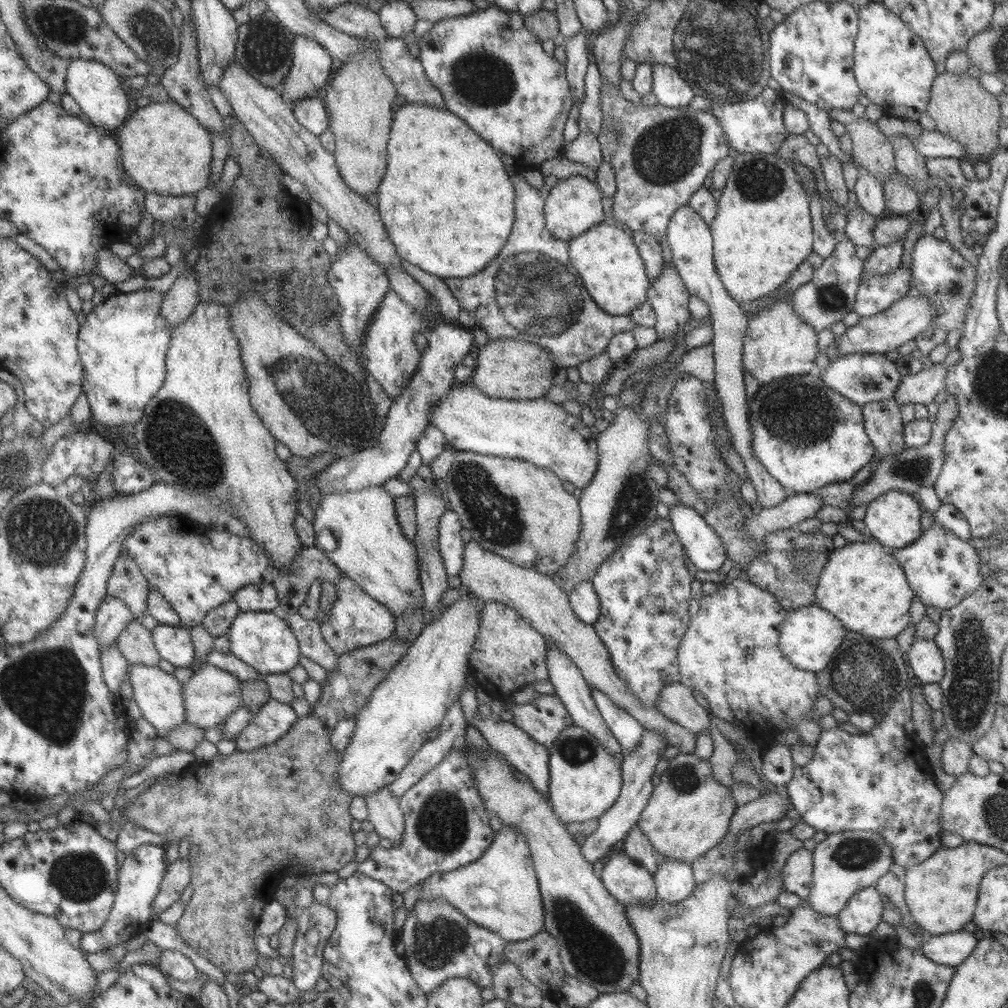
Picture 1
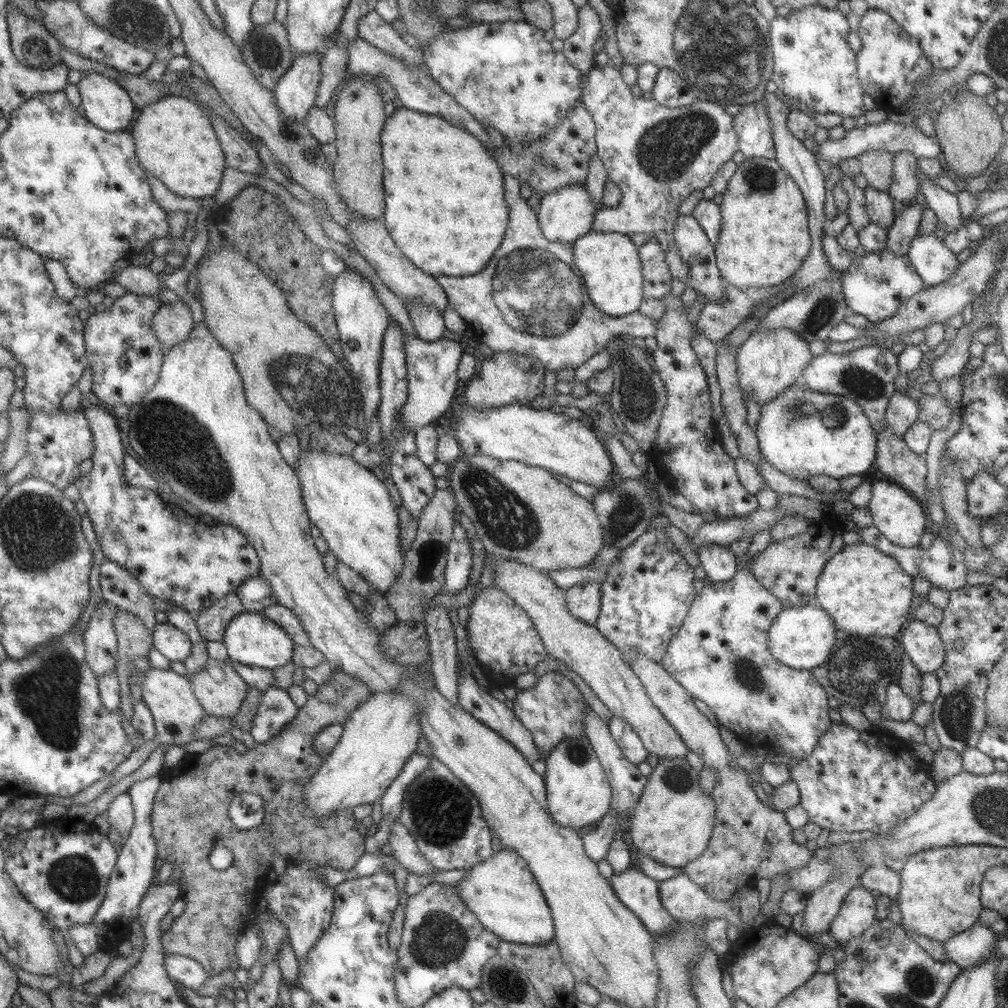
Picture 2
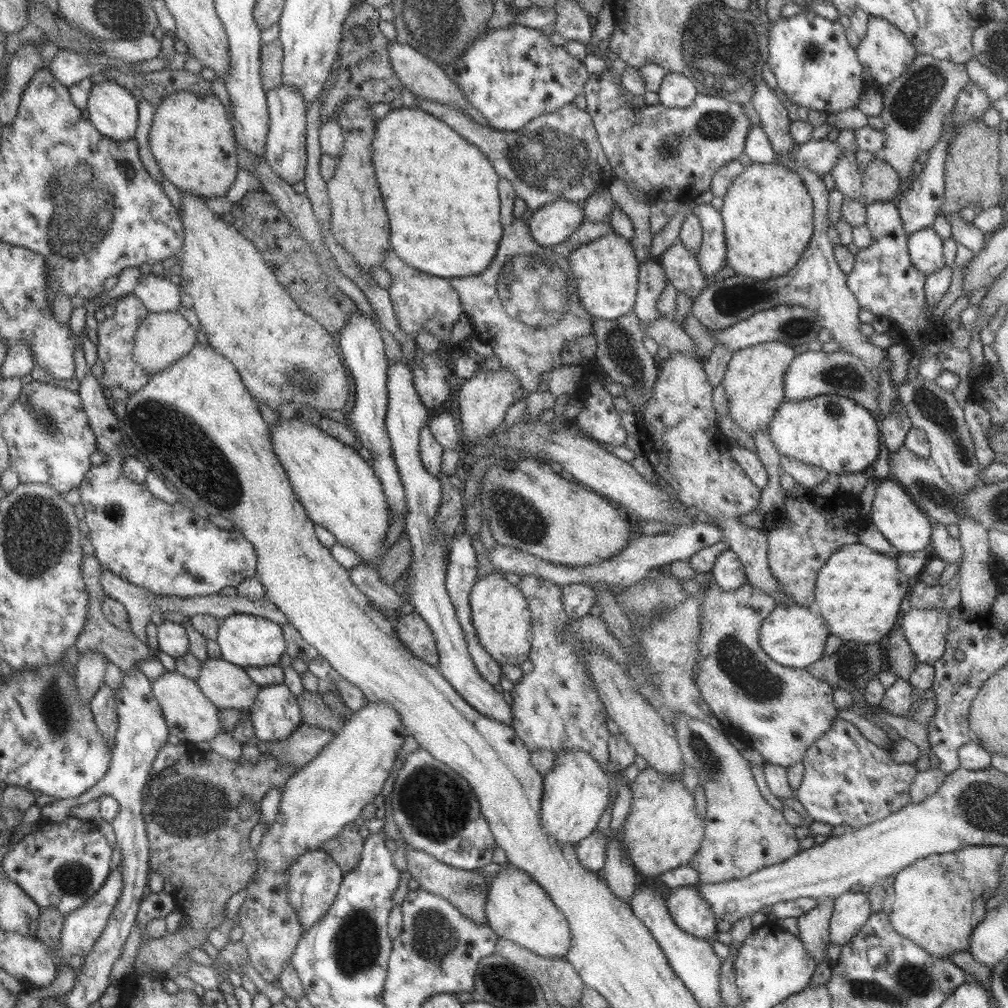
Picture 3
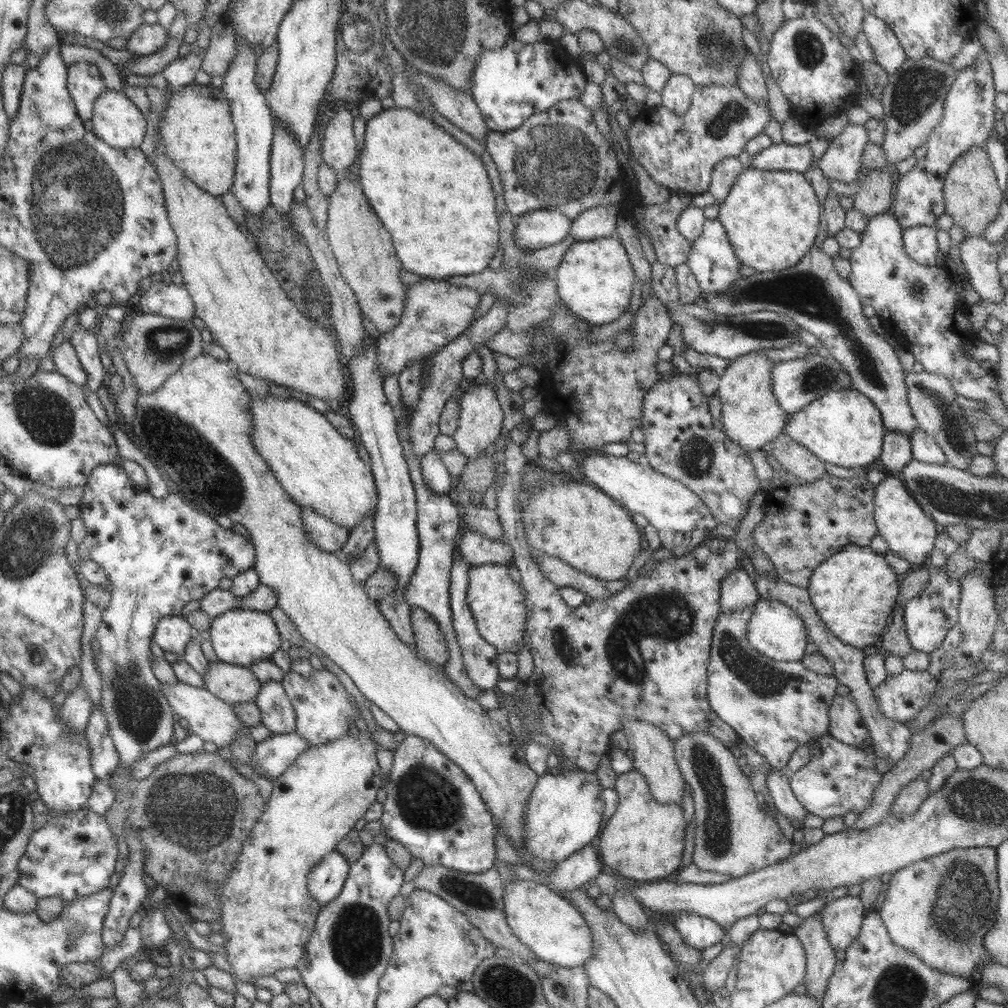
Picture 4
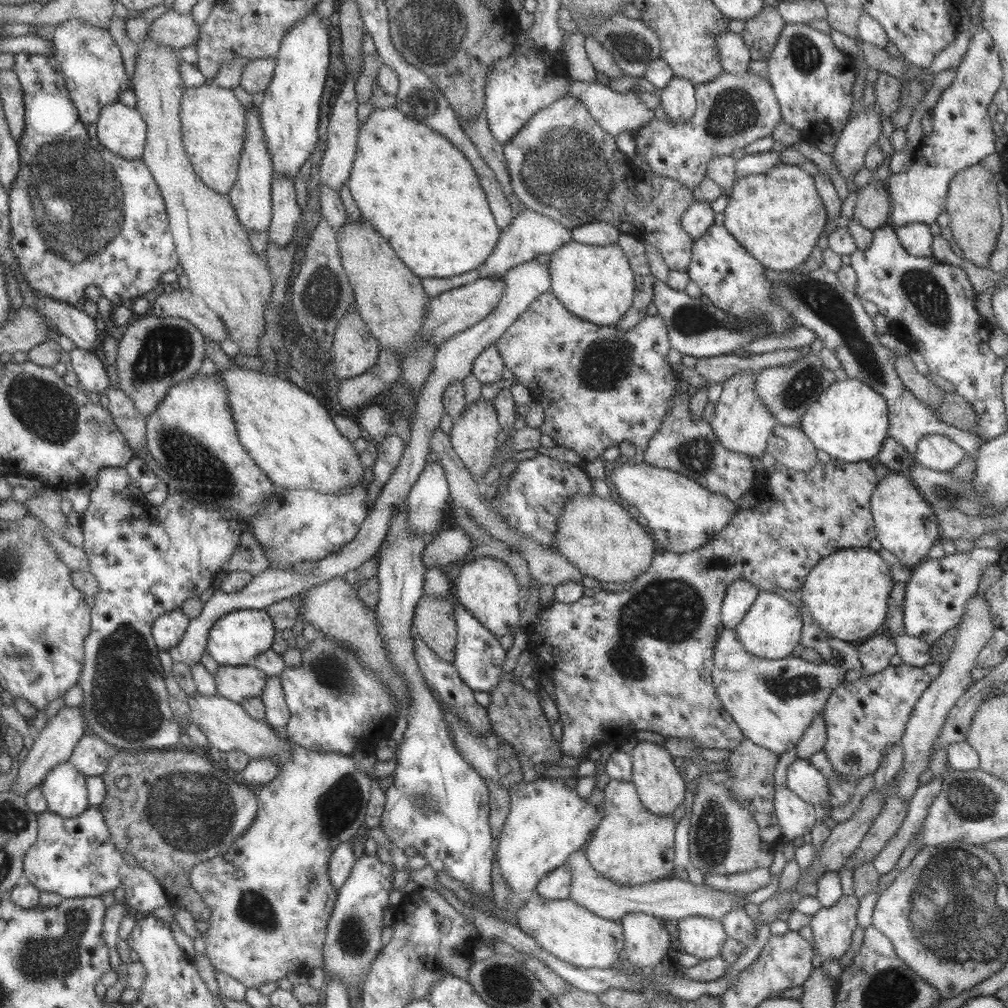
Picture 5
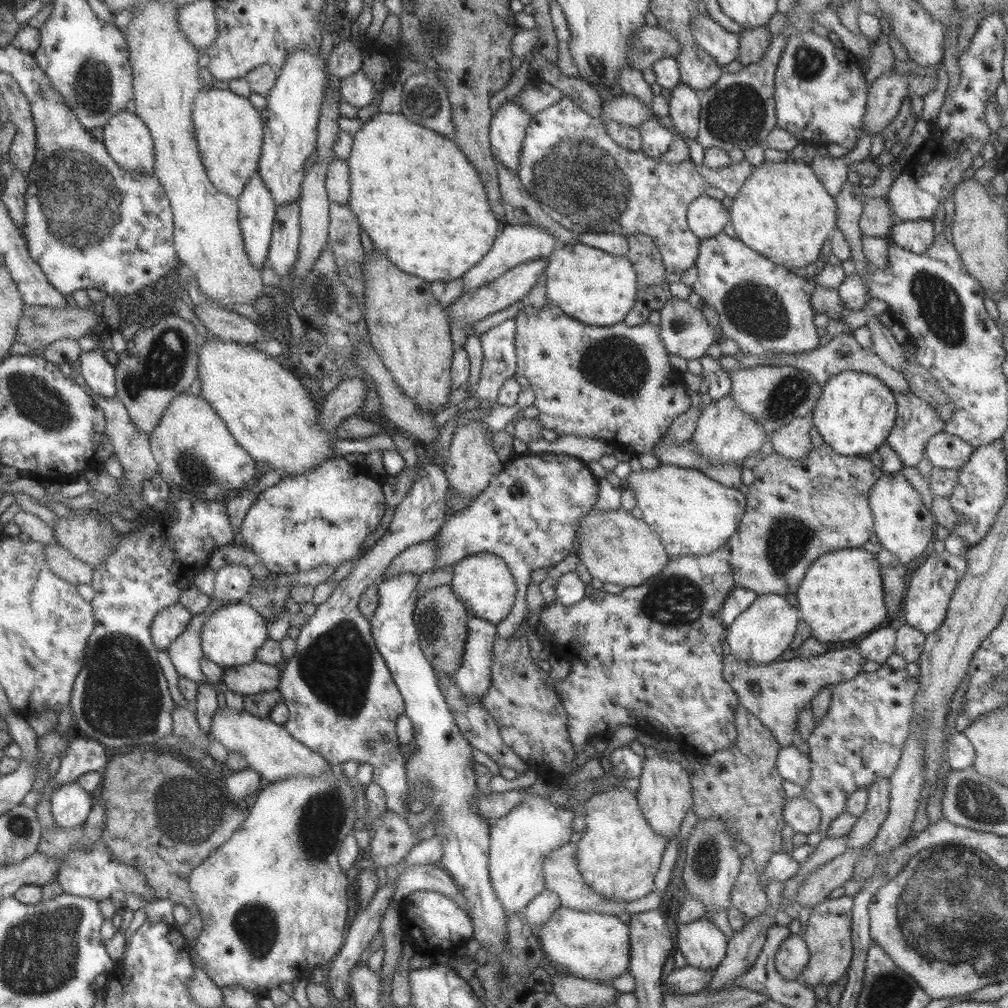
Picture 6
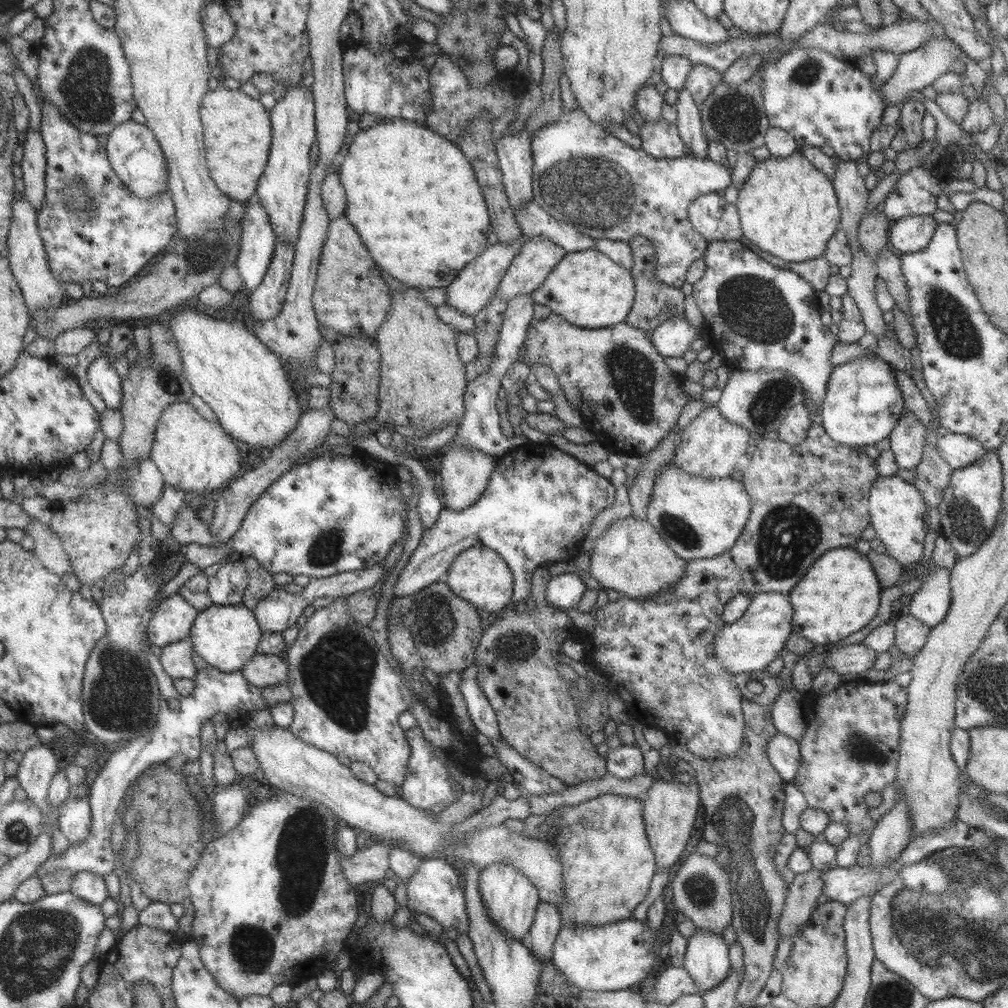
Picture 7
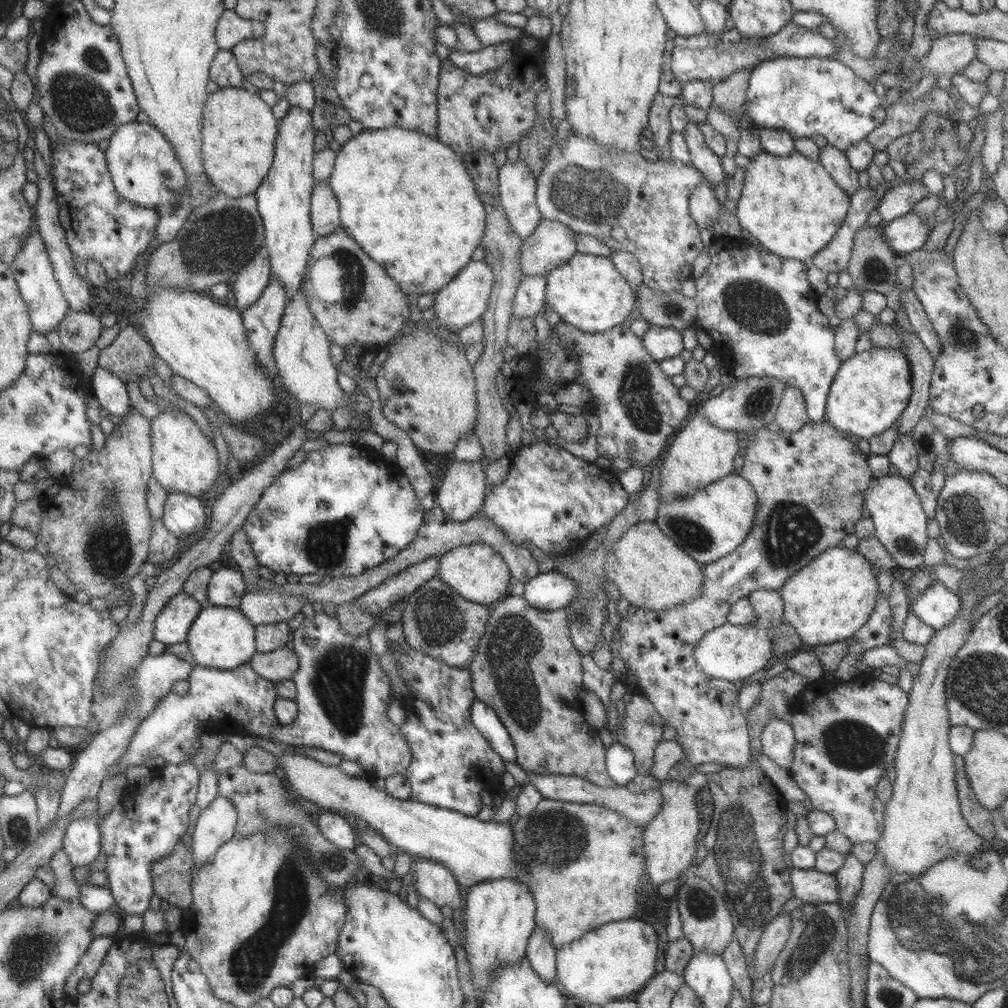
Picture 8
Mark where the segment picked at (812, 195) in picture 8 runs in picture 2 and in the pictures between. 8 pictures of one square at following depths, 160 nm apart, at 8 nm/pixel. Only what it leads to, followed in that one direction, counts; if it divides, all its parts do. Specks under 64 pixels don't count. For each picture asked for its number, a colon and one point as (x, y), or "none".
2: (763, 239)
3: (767, 215)
4: (770, 217)
5: (777, 216)
6: (782, 211)
7: (786, 207)

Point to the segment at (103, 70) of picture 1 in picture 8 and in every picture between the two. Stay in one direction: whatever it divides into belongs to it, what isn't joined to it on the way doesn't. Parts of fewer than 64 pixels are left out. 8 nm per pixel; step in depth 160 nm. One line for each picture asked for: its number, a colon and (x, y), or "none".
2: (106, 104)
3: (112, 109)
4: (115, 119)
5: (120, 129)
6: (127, 140)
7: (135, 156)
8: (142, 165)

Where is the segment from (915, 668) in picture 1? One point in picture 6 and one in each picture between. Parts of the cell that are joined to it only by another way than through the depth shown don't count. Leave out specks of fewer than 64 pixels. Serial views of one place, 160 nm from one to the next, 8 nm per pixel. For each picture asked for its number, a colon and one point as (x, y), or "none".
2: (920, 642)
3: (924, 630)
4: (927, 617)
5: (934, 597)
6: (931, 585)

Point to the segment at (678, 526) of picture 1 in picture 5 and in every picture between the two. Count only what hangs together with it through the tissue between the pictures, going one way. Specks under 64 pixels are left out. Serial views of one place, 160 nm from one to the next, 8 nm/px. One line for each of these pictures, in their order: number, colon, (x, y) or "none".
2: (718, 562)
3: (727, 573)
4: (737, 591)
5: (739, 595)

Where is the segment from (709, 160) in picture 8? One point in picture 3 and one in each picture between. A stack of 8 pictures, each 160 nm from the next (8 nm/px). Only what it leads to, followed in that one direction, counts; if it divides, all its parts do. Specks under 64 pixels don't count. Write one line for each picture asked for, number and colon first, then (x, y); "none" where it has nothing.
3: (675, 91)
4: (676, 95)
5: (677, 99)
6: (683, 104)
7: (688, 122)

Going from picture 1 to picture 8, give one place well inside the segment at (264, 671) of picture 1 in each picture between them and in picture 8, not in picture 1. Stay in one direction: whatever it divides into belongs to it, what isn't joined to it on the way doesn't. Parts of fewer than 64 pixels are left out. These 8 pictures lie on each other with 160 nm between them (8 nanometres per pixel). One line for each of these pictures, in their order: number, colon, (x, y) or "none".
2: (250, 638)
3: (244, 640)
4: (242, 637)
5: (235, 639)
6: (231, 635)
7: (226, 636)
8: (220, 637)

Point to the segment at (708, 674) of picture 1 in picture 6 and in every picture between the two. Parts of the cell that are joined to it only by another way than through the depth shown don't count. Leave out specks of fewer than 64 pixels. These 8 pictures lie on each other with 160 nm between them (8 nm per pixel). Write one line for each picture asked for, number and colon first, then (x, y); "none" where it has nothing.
2: (720, 655)
3: (779, 711)
4: (774, 707)
5: (773, 701)
6: (774, 692)

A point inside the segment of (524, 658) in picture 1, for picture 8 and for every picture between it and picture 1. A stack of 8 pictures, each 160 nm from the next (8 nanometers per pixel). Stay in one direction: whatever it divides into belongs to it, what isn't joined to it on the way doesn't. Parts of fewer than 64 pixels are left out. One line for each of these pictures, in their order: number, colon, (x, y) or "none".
2: (503, 638)
3: (500, 616)
4: (496, 602)
5: (485, 587)
6: (483, 583)
7: (478, 575)
8: (476, 572)

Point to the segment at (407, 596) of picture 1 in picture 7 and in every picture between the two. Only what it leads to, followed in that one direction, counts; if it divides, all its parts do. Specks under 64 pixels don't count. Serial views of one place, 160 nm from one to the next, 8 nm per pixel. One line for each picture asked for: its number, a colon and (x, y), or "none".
2: (351, 508)
3: (339, 491)
4: (319, 469)
5: (290, 437)
6: (264, 407)
7: (244, 384)

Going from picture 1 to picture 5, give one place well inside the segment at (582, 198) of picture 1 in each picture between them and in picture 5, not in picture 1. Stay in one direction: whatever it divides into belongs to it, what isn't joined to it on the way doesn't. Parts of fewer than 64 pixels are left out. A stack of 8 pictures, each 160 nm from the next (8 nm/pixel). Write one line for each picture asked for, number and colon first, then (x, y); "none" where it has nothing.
2: (566, 214)
3: (552, 223)
4: (537, 228)
5: (528, 234)

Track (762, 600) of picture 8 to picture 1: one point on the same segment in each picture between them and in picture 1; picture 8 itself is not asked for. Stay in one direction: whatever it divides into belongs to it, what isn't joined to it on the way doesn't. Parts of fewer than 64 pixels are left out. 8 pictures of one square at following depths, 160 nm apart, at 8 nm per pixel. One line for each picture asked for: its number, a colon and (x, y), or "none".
1: (809, 637)
2: (801, 637)
3: (793, 636)
4: (774, 630)
5: (771, 628)
6: (761, 633)
7: (748, 644)

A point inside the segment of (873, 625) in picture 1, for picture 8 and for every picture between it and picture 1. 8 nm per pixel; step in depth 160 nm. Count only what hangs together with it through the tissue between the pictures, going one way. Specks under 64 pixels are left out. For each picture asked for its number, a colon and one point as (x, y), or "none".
2: (866, 593)
3: (858, 591)
4: (854, 591)
5: (847, 593)
6: (840, 597)
7: (839, 595)
8: (832, 597)

